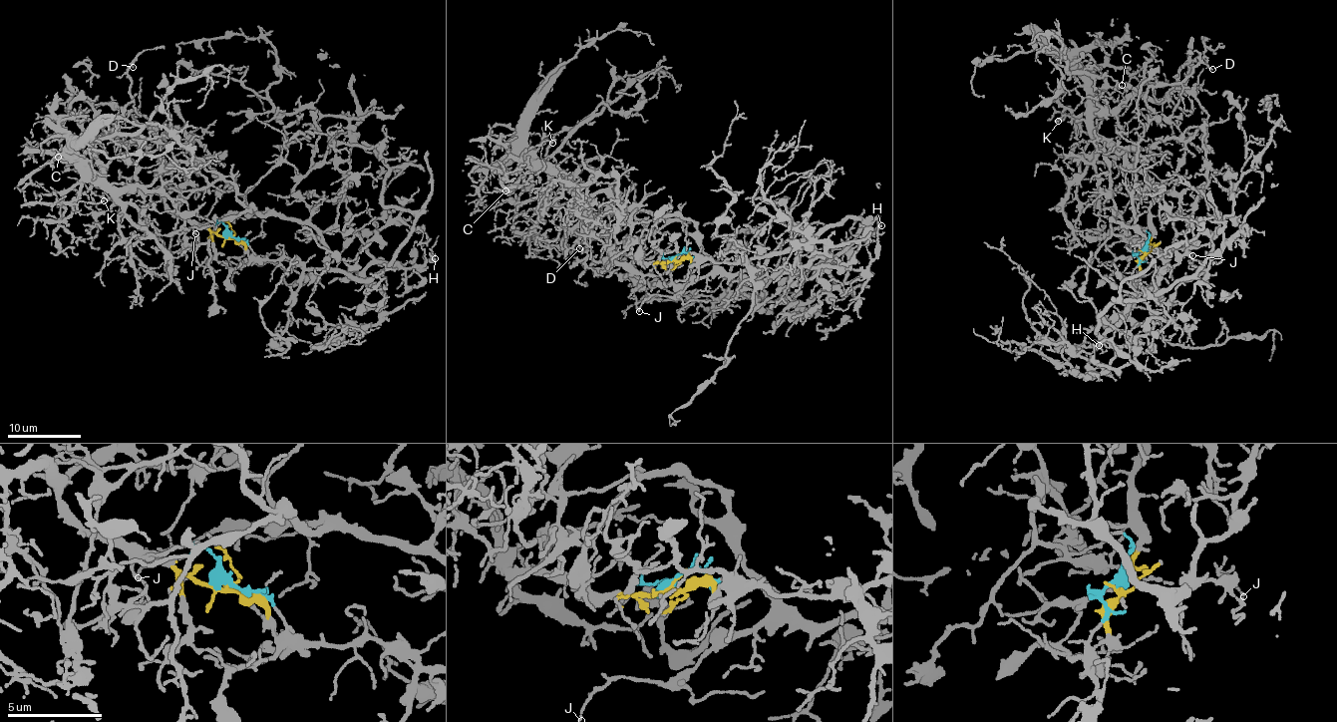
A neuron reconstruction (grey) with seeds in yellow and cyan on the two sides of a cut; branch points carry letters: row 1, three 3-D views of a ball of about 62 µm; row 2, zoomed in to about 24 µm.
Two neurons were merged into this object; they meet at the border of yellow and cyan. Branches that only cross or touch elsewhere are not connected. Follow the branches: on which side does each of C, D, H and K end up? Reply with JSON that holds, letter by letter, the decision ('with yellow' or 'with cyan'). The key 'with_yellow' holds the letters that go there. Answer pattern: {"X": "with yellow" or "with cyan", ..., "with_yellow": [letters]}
{"C": "with yellow", "D": "with yellow", "H": "with cyan", "K": "with yellow", "with_yellow": ["C", "D", "K"]}

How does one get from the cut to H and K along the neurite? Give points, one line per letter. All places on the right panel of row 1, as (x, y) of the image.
H: (1143, 250), (1134, 302), (1105, 334), (1113, 344), (1135, 339), (1136, 363), (1106, 339), (1098, 346)
K: (1143, 250), (1153, 234), (1150, 203), (1155, 188), (1106, 146), (1094, 128), (1091, 109), (1055, 120), (1059, 121)

